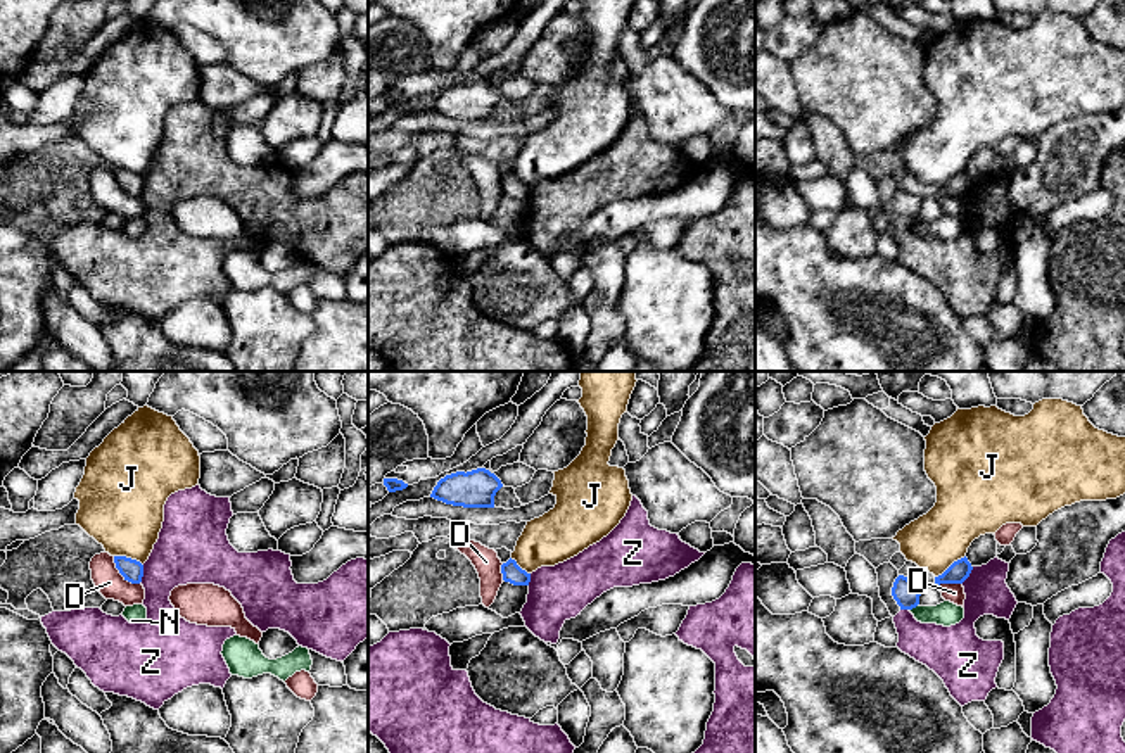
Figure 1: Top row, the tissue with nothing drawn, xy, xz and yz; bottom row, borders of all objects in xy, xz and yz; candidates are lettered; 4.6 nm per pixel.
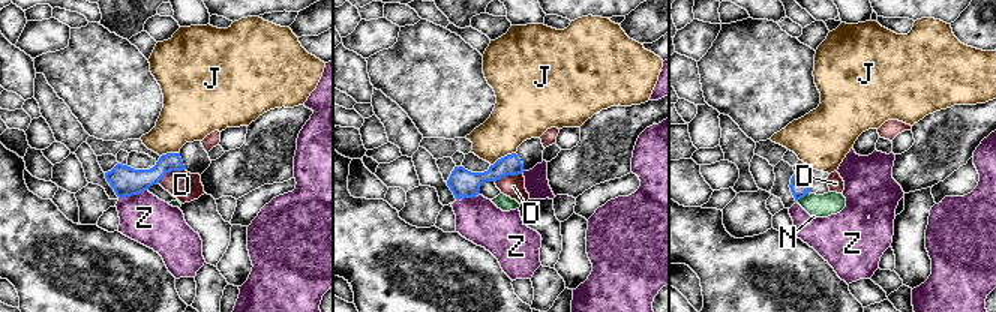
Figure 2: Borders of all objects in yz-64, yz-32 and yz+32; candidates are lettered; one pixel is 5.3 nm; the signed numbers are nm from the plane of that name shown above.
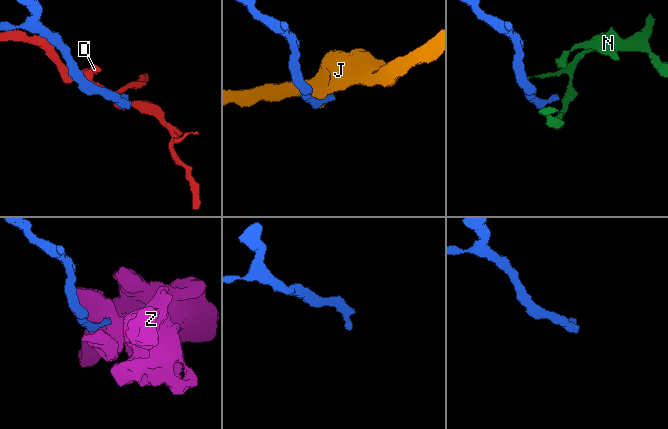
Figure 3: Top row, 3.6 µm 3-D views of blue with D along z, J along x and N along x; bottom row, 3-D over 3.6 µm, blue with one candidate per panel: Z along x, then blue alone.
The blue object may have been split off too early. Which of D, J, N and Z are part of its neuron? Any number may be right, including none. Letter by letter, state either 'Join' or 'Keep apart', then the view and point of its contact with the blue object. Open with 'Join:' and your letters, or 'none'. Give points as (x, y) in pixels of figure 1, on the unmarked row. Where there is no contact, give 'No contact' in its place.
Join: none
D: Keep apart. Touches blue at xy (121, 187)
J: Keep apart. Touches blue at yz (951, 178)
N: Keep apart. Touches blue at yz (913, 220)
Z: Keep apart. Touches blue at xy (142, 187)

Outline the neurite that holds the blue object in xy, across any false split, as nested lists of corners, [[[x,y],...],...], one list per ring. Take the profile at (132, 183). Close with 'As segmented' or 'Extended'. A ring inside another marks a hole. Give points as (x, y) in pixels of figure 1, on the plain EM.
[[[114,169],[116,181],[131,197],[140,197],[143,190],[143,178],[126,169]]]. As segmented

